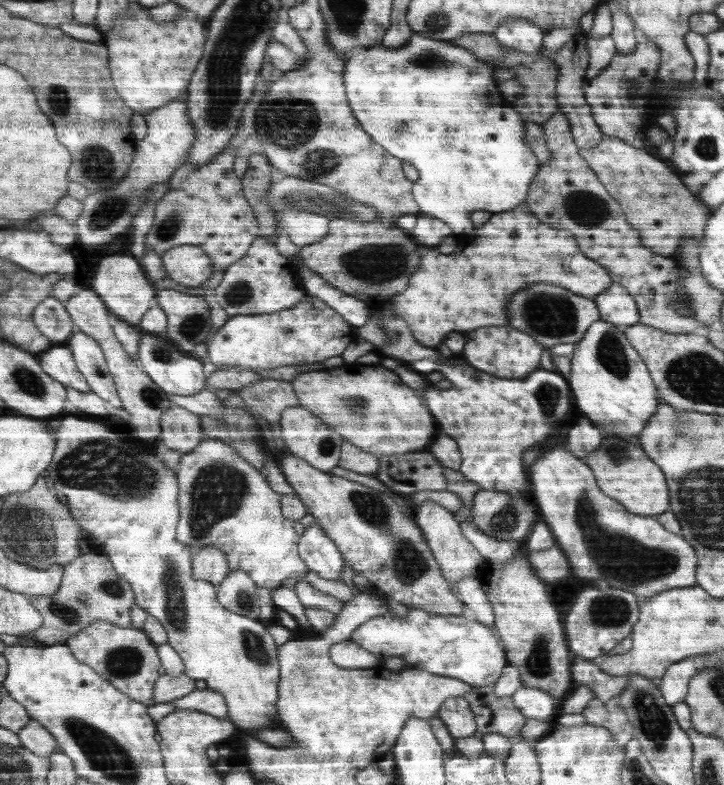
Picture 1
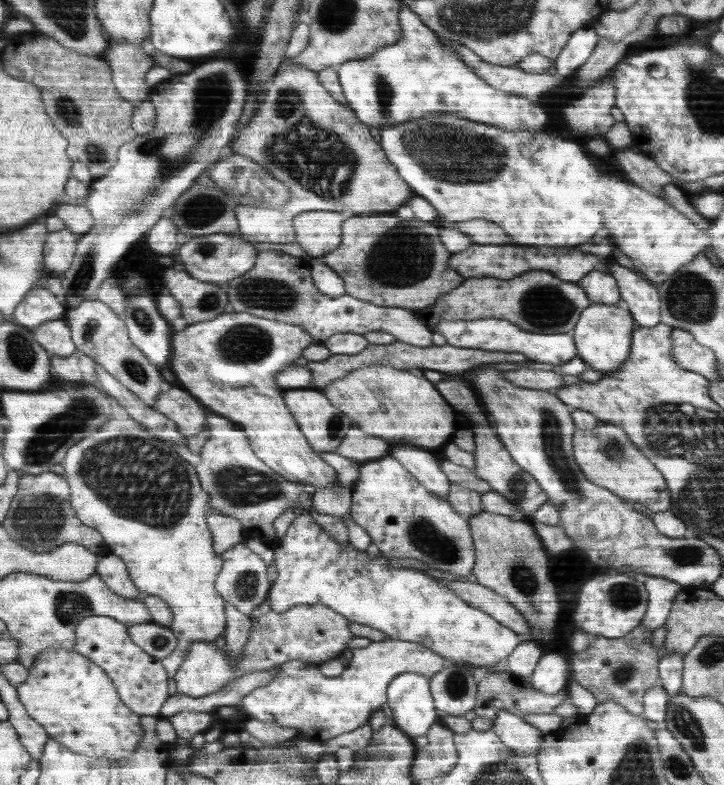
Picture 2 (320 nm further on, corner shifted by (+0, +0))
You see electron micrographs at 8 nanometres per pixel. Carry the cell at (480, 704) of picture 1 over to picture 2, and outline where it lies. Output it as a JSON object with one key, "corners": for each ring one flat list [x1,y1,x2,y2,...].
{"corners":[[506,670,490,673,479,683,473,710,480,718,494,722,499,717,500,712,504,712,504,710,521,717,528,716,528,714,550,714,568,698,567,687,559,690,556,694,550,694,550,696,540,694,540,691,531,685,529,678,516,677]]}

